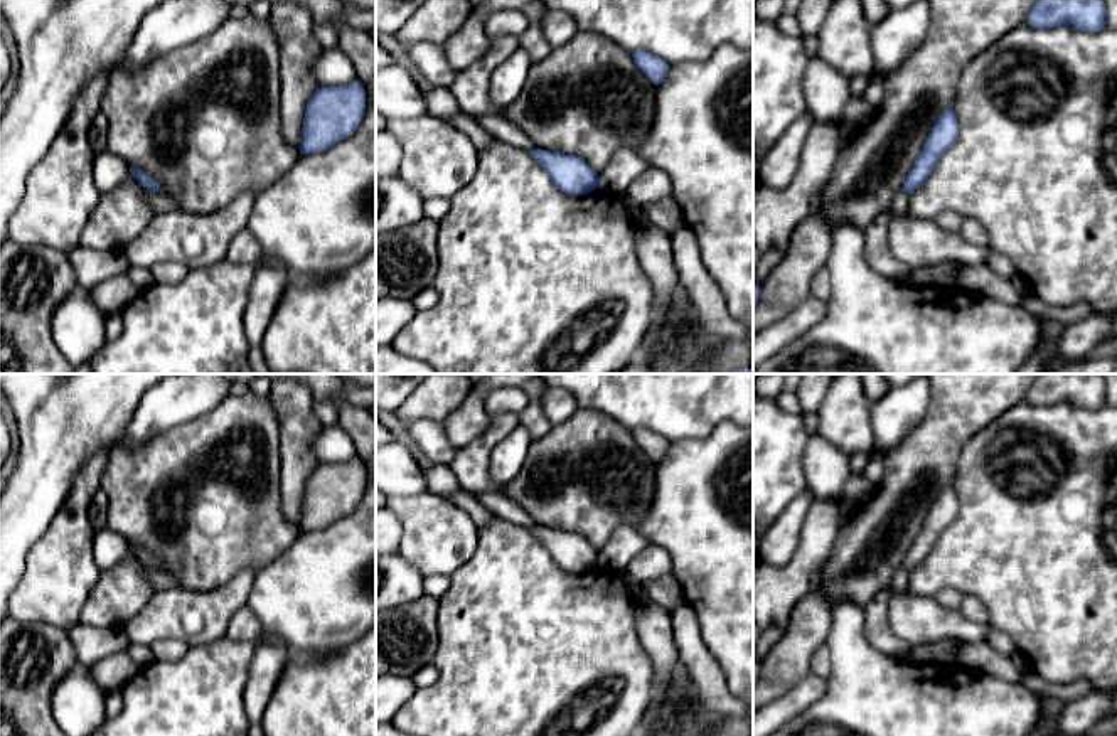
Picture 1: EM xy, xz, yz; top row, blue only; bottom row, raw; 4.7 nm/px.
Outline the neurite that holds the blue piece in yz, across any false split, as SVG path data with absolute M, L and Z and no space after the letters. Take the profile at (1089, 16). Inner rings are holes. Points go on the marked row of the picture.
M1036 0L1028 24L1033 29L1065 25L1082 32L1100 32L1107 25L1107 8L1104 0Z

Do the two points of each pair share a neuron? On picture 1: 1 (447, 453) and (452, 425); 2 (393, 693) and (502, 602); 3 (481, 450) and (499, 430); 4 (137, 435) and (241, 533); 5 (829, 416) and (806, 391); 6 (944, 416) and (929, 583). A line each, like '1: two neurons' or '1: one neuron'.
1: two neurons
2: two neurons
3: one neuron
4: two neurons
5: two neurons
6: two neurons

